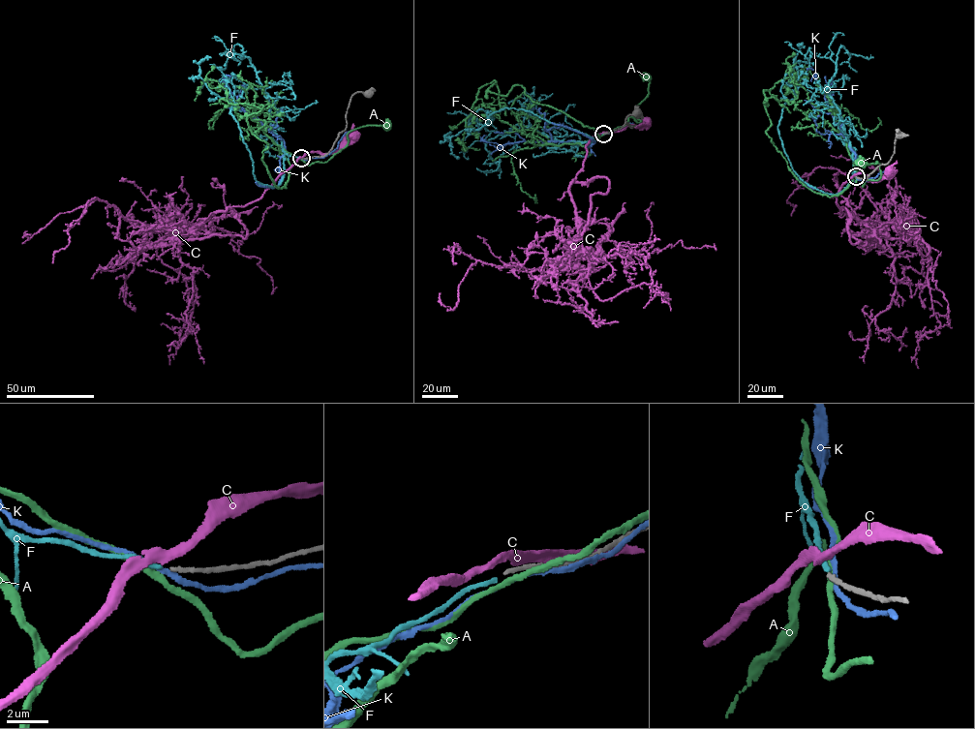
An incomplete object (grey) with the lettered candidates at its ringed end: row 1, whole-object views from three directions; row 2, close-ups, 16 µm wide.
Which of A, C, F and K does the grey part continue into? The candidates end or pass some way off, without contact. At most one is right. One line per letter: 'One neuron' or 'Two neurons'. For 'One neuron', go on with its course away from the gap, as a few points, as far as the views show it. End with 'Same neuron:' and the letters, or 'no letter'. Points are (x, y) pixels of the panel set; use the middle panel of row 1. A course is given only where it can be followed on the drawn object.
A: Two neurons
C: Two neurons
F: One neuron. Its course: (602, 134), (592, 143), (577, 131), (505, 107), (478, 130), (444, 139), (450, 132)
K: Two neurons
Same neuron: F

